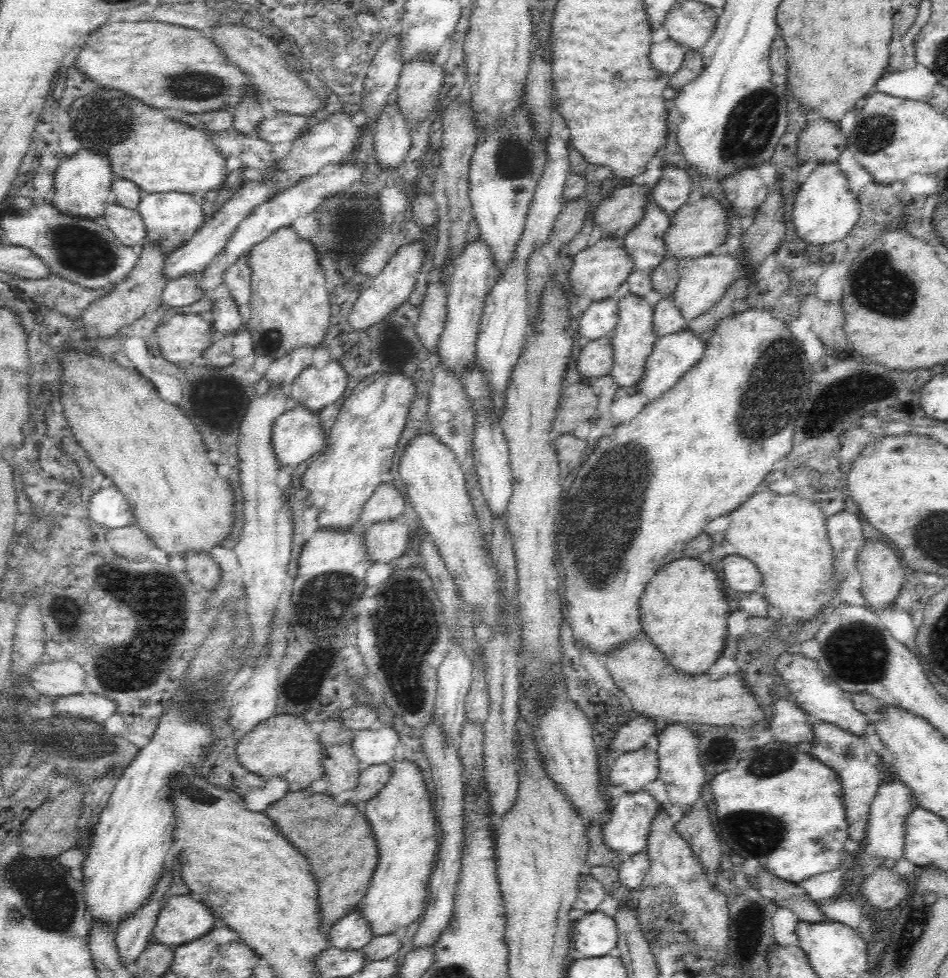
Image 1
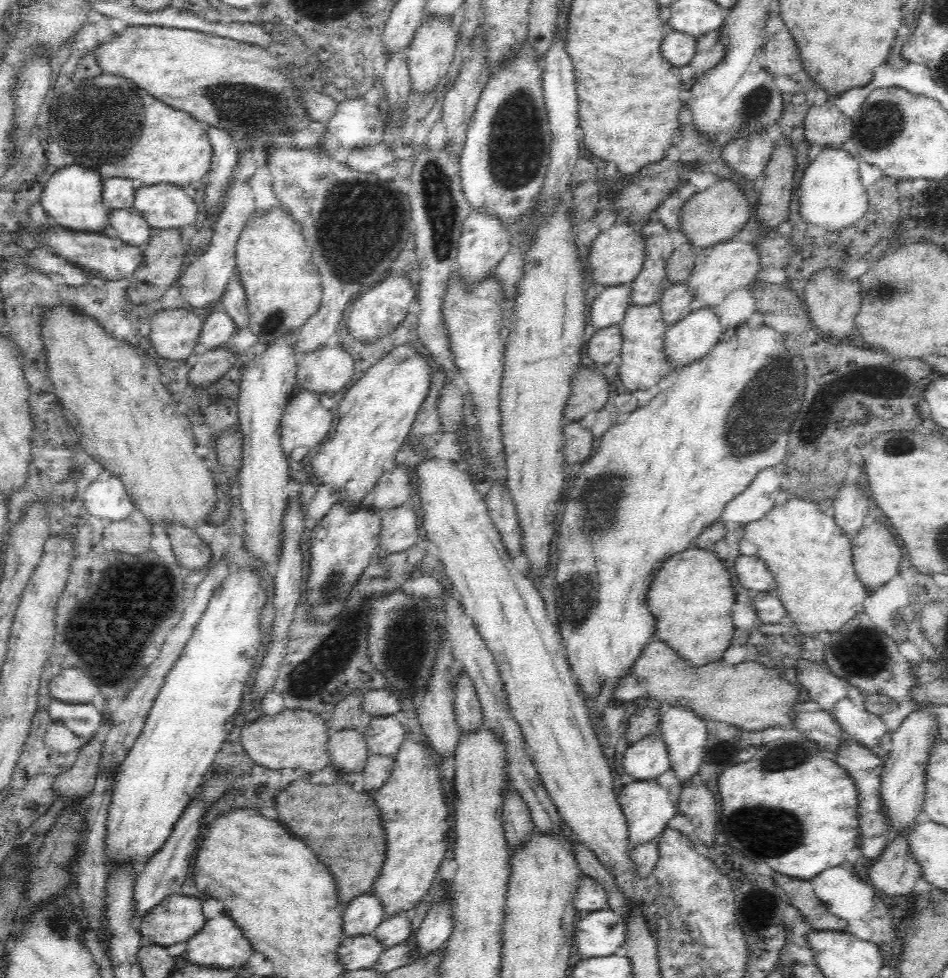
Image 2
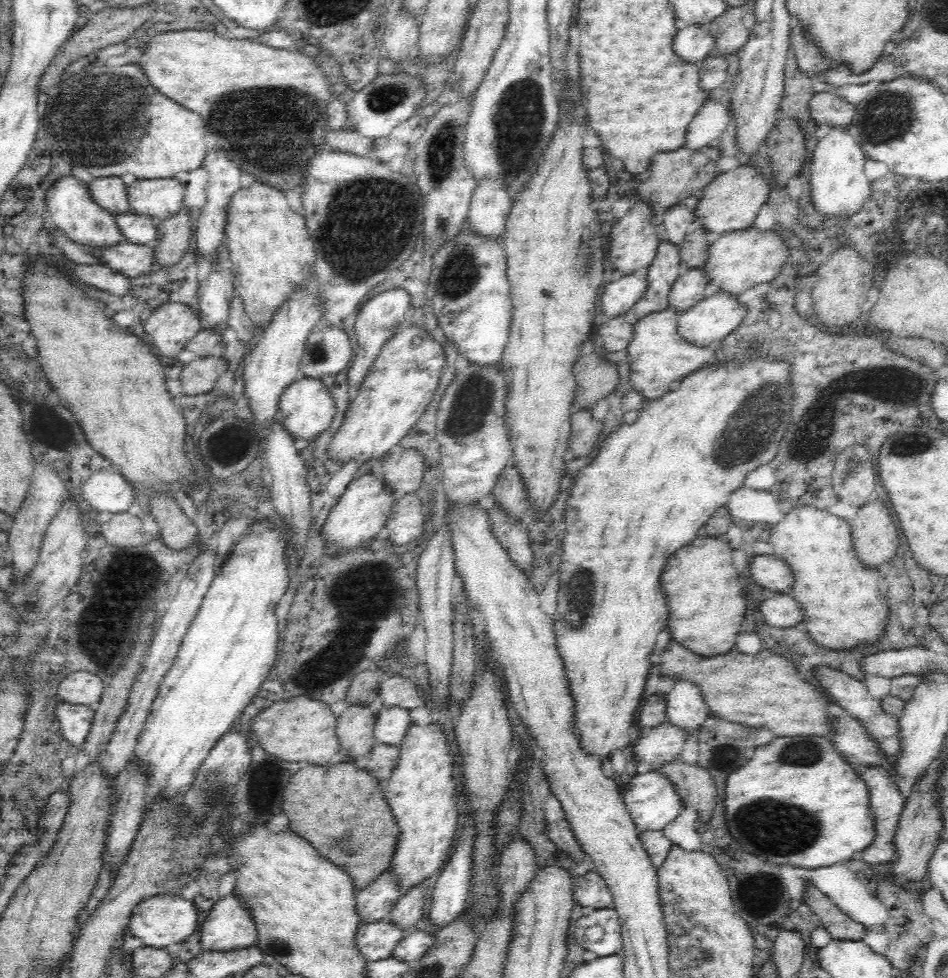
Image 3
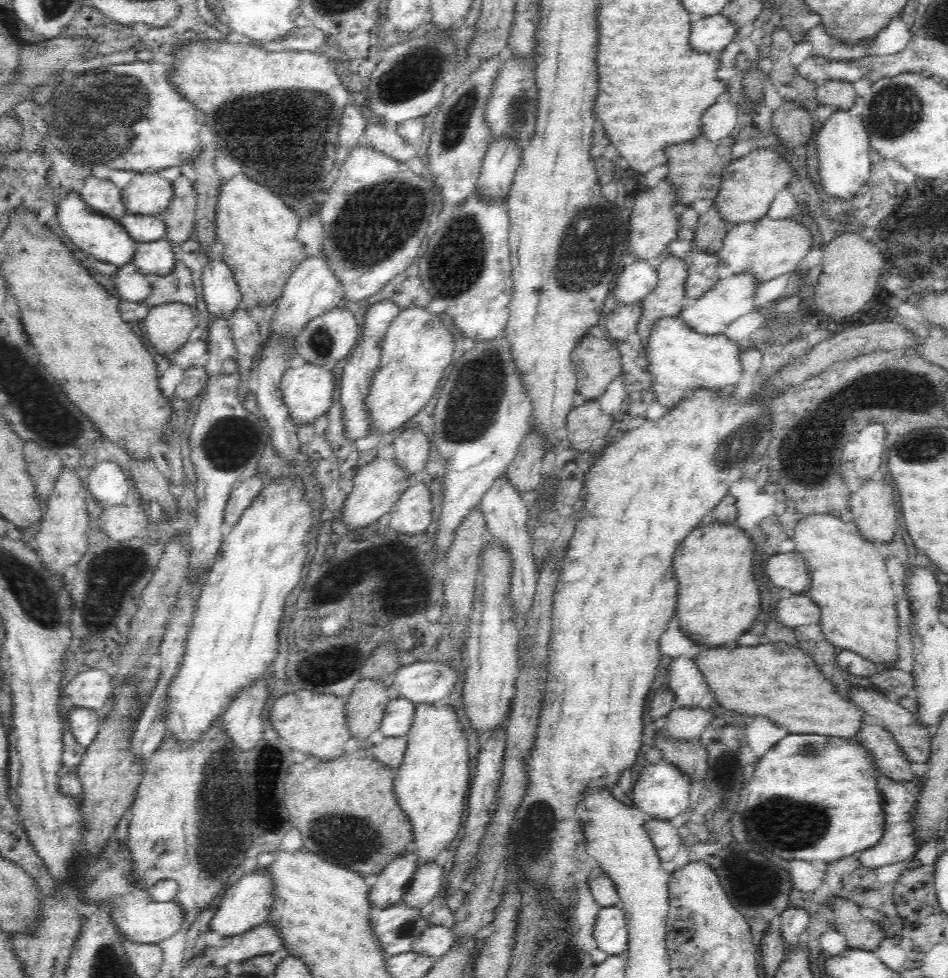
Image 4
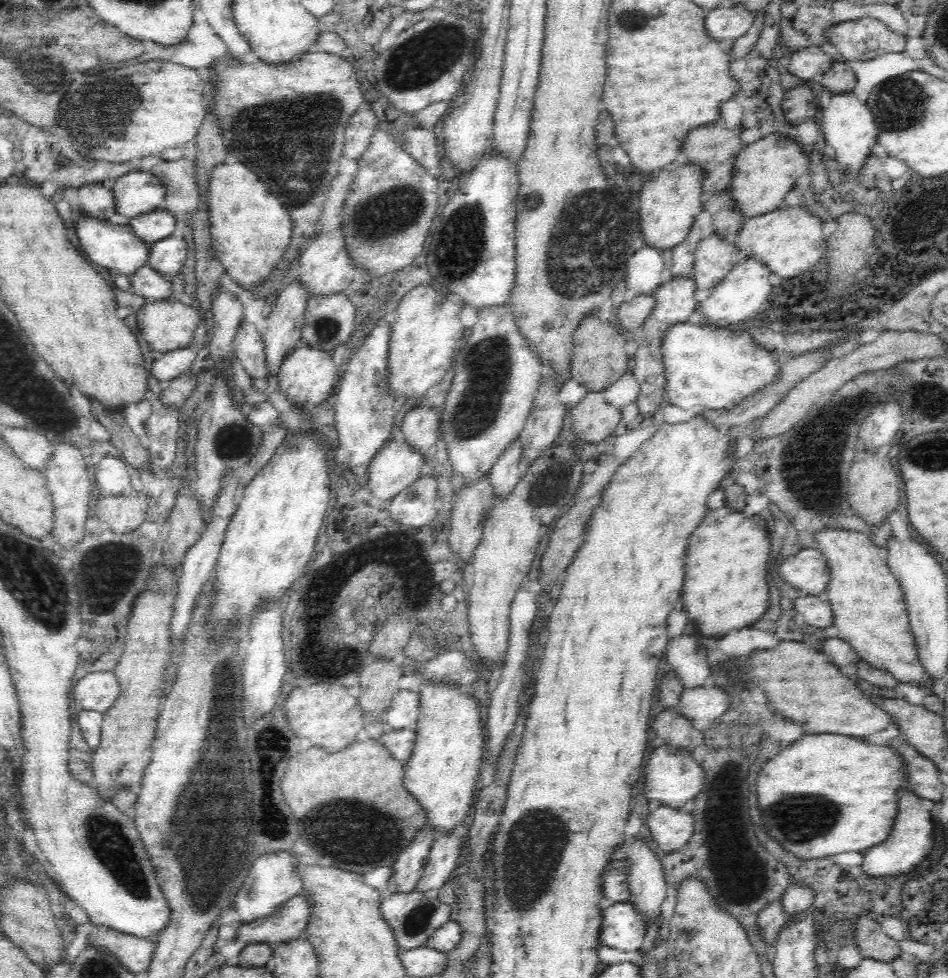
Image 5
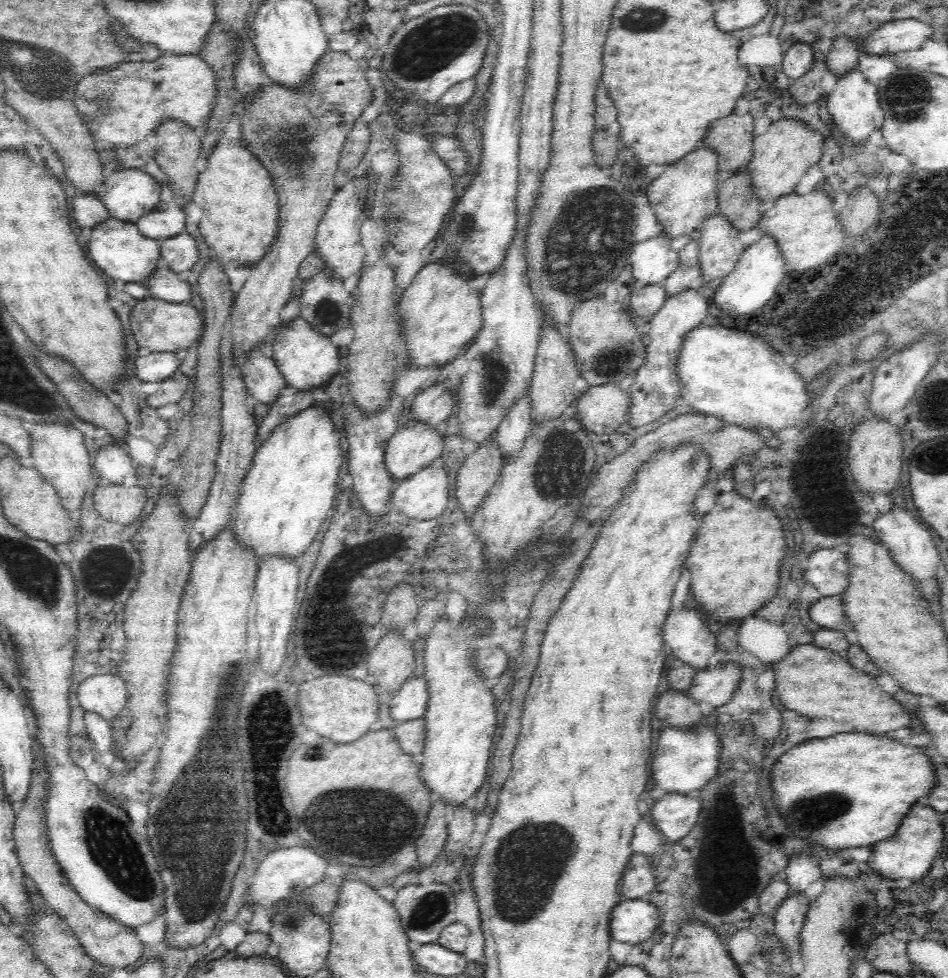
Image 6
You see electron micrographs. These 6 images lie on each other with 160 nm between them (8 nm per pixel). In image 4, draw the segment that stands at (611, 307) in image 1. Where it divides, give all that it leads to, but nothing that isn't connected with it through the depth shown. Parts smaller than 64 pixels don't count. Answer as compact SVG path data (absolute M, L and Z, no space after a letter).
M635 260L622 269L610 294L618 307L640 303L654 290L657 278L654 267L644 260Z

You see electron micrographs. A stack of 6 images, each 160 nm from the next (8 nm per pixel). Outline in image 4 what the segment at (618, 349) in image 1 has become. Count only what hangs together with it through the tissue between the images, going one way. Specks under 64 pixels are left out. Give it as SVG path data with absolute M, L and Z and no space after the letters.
M681 316L658 318L650 328L643 352L655 401L664 408L672 408L699 389L734 390L743 374L739 358L741 352L736 343L724 334L698 334L684 323Z

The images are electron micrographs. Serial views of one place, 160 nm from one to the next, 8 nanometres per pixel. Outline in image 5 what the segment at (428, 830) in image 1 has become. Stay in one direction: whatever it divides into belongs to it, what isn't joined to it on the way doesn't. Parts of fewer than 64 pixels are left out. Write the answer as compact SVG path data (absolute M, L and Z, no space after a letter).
M423 681L419 688L414 748L405 763L402 782L406 791L424 809L426 823L434 829L435 840L452 833L472 808L484 746L484 728L476 699L458 693L458 687Z

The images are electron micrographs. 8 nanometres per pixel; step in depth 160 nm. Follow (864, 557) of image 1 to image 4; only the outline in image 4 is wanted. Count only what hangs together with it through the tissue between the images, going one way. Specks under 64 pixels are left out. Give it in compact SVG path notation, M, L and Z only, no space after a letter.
M870 479L857 491L848 499L848 504L858 533L870 543L890 544L898 528L894 488L884 480L876 484Z

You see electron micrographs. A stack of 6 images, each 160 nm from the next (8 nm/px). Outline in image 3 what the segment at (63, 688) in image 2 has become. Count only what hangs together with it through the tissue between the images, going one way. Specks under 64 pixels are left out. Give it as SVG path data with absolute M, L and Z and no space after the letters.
M82 670L70 672L57 686L58 698L70 704L90 706L100 702L102 693L103 680Z

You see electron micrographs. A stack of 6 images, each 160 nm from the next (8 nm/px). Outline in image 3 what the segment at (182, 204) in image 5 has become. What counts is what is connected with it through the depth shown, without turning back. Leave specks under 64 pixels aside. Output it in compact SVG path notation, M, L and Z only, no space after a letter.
M184 206L166 220L155 220L157 228L154 249L154 269L167 269L180 262L189 250L190 217Z

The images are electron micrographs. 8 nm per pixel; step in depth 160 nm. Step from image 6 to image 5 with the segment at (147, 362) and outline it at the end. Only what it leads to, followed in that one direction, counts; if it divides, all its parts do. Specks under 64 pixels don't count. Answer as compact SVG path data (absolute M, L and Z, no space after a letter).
M189 346L158 355L152 366L151 375L166 384L173 378L190 372L196 358L198 358L198 352Z

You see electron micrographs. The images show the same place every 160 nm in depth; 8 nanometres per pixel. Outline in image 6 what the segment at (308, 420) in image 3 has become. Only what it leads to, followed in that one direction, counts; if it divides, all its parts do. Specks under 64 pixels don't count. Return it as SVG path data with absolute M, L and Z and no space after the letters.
M296 317L289 325L277 333L273 346L273 359L288 388L297 392L312 392L324 388L339 372L339 352L330 339L316 331L302 319Z

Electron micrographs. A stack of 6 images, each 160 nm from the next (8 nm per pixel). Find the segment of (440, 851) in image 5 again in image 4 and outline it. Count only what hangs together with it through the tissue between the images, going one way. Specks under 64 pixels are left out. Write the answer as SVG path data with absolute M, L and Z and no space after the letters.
M424 864L414 872L412 882L404 894L402 904L420 912L440 893L442 888L443 866L439 864Z

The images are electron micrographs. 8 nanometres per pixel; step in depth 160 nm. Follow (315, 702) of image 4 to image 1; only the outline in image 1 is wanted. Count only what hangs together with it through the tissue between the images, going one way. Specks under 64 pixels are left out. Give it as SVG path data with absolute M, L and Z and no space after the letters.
M274 714L268 717L237 742L235 751L238 763L246 771L264 779L282 777L286 781L288 793L305 789L311 782L323 776L323 751L318 734L303 718L291 714Z

